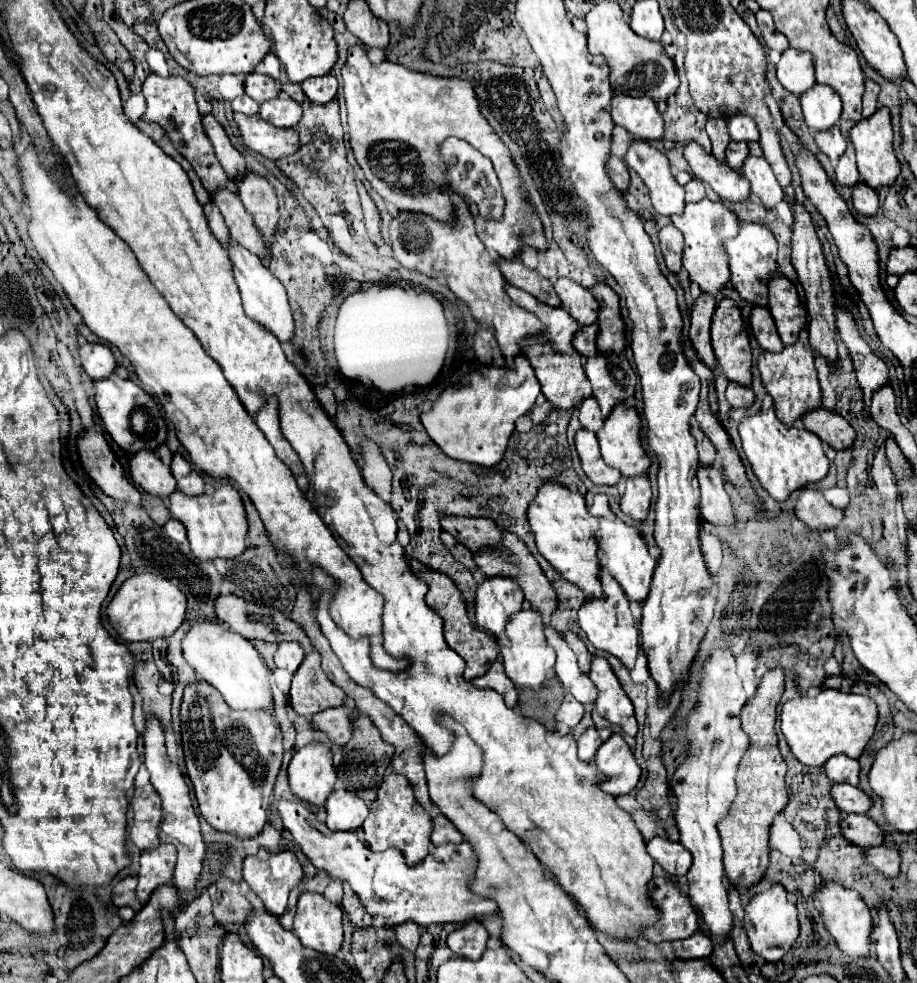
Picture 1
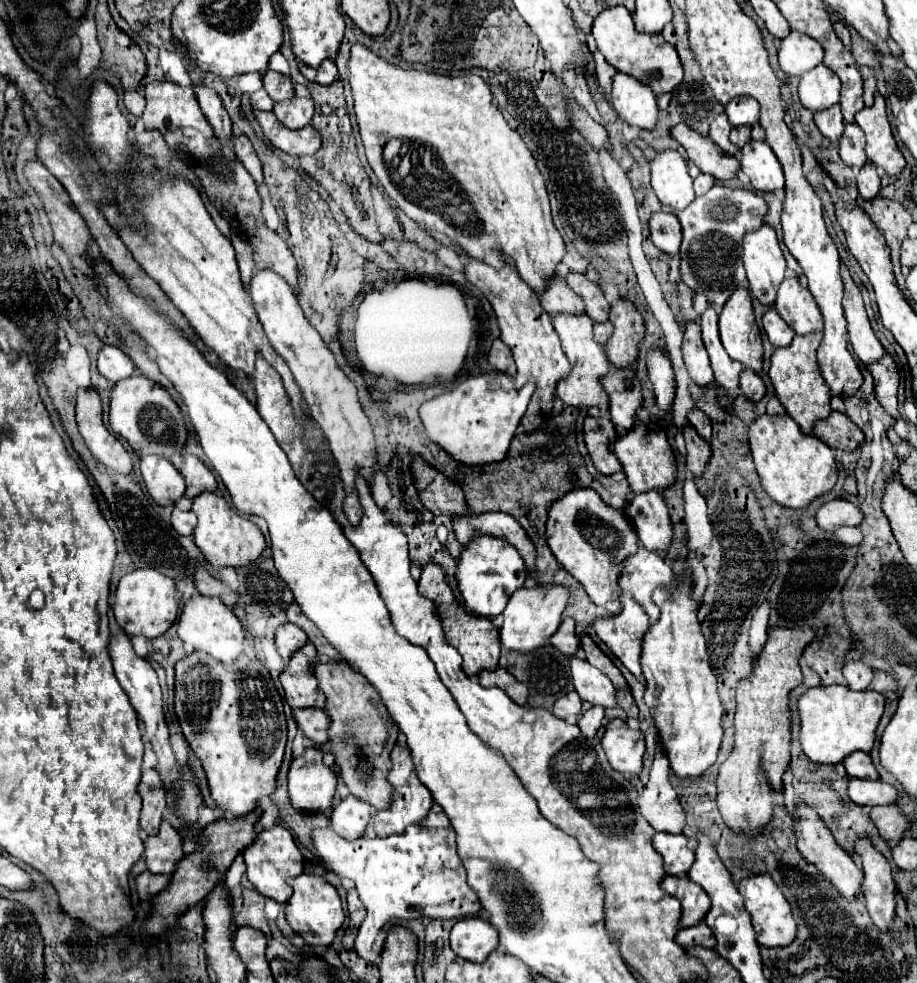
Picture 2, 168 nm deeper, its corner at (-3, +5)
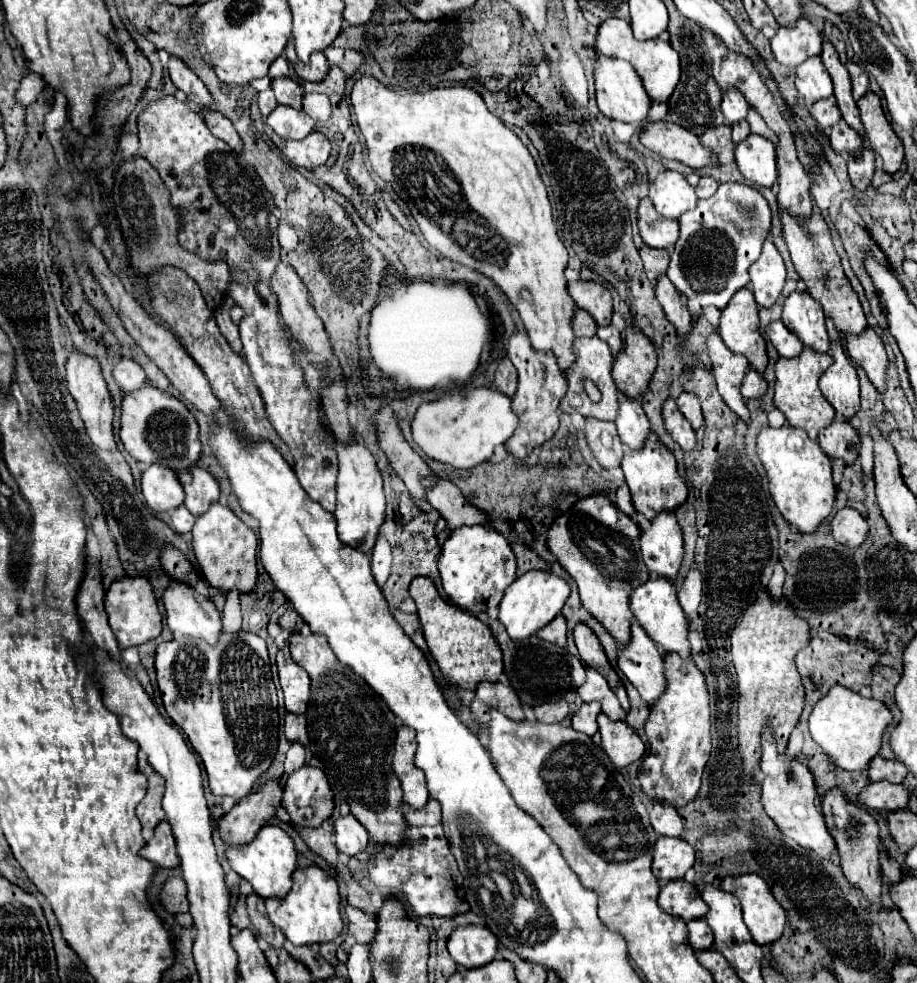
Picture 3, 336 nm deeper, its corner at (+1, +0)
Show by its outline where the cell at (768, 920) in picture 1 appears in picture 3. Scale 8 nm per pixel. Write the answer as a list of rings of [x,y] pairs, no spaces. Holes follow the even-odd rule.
[[[727,876],[721,888],[739,898],[743,920],[759,946],[773,944],[783,936],[785,910],[773,898],[761,876]]]

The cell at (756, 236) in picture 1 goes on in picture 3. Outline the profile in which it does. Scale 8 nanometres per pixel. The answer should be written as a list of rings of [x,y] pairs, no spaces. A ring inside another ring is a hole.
[[[771,238],[765,240],[759,260],[749,268],[749,276],[753,284],[755,302],[765,308],[773,306],[781,296],[785,284],[785,264]]]

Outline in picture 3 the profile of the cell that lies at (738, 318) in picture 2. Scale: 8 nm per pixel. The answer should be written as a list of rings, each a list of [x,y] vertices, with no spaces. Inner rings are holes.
[[[741,288],[727,308],[721,312],[719,336],[731,352],[737,352],[749,360],[755,372],[763,372],[767,366],[765,340],[759,334],[759,306],[753,304],[753,292]]]

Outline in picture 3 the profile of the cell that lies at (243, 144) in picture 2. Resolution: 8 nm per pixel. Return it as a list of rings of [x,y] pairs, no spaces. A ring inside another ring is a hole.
[[[213,110],[213,112],[203,112],[203,118],[205,118],[209,130],[213,132],[213,136],[221,138],[223,142],[227,142],[237,154],[243,152],[243,142],[241,142],[241,138],[239,138],[237,130],[233,128],[233,124],[231,124],[225,116],[221,116],[219,112]]]

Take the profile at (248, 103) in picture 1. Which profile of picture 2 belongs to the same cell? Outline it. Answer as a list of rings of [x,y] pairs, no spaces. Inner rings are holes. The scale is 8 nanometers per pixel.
[[[261,89],[261,91],[257,91],[257,93],[251,95],[251,105],[253,105],[253,109],[257,109],[257,111],[273,111],[273,103],[275,103],[275,101],[267,95],[265,89]]]

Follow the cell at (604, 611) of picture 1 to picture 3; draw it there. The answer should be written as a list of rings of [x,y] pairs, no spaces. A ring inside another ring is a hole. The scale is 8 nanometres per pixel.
[[[637,620],[631,624],[631,640],[617,644],[617,666],[649,706],[665,690],[661,652]]]

